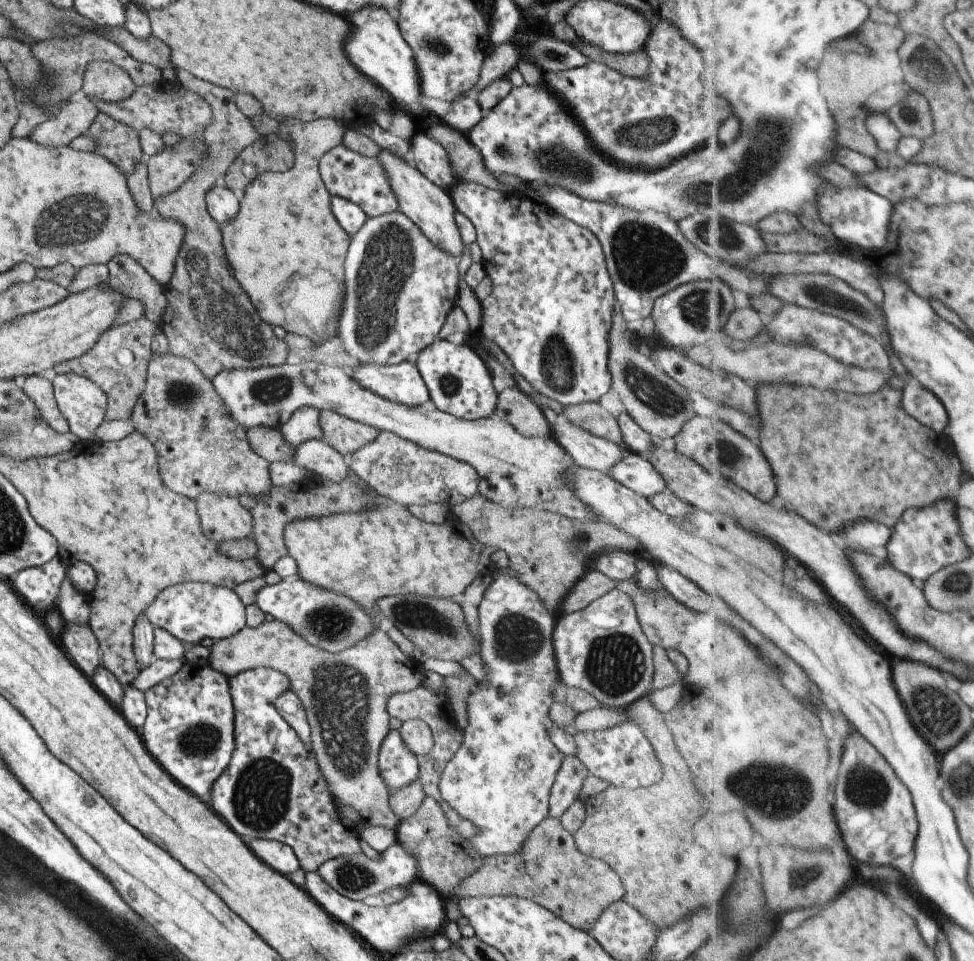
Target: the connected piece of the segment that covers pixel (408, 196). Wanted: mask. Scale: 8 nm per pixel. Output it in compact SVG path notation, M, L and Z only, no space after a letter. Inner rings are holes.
M379 148L379 154L375 156L375 160L383 166L383 170L389 178L389 188L397 198L398 210L417 225L417 228L433 246L437 244L437 248L441 248L443 252L447 252L447 254L451 254L459 260L459 257L463 254L463 242L461 242L459 230L453 222L453 212L456 210L448 193L427 180L411 162L401 160L401 156L397 158L391 152Z

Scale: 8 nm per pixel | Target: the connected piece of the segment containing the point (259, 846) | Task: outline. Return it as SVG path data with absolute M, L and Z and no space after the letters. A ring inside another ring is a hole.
M251 838L244 841L247 848L259 860L284 877L300 868L294 852L282 842L265 838Z

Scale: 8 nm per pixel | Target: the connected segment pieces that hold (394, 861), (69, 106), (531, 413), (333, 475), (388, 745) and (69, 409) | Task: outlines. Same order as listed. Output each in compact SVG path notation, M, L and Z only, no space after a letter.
M395 842L387 850L379 852L378 857L373 860L364 854L337 856L337 858L325 860L316 872L321 876L321 880L325 880L325 884L329 884L329 888L333 888L337 894L347 900L361 902L364 898L379 896L383 890L389 890L389 888L408 887L417 879L417 860L409 850L405 850L401 844Z
M83 94L73 96L57 114L49 120L41 122L29 134L29 140L51 148L53 146L68 146L73 138L84 134L97 116L96 106Z
M516 387L497 393L495 412L525 437L549 437L552 430L540 408Z
M323 439L305 440L297 446L293 458L296 465L315 475L315 478L341 482L347 476L347 468L343 457L337 454Z
M389 730L381 741L377 753L377 770L388 790L407 786L418 777L415 754L405 748L399 730Z
M67 373L52 376L53 396L59 412L65 417L68 430L73 434L78 444L93 443L93 432L104 420L106 396L97 384L77 374Z

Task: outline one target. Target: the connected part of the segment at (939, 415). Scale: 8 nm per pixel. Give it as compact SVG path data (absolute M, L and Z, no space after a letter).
M915 379L906 386L904 406L909 416L922 422L935 434L943 434L948 427L949 413L943 401L936 394L927 390L919 380Z

